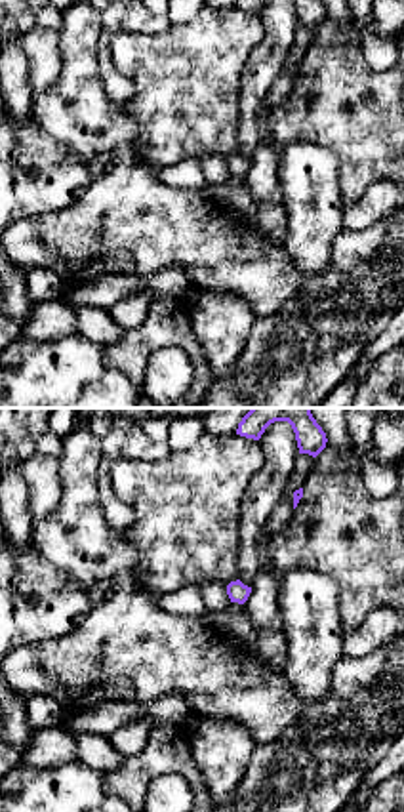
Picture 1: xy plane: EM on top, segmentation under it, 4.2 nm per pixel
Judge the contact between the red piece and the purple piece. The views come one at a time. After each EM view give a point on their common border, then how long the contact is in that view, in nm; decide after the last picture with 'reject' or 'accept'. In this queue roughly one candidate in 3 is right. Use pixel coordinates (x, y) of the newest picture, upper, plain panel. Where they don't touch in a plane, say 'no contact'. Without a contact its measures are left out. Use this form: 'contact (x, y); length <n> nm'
no contact

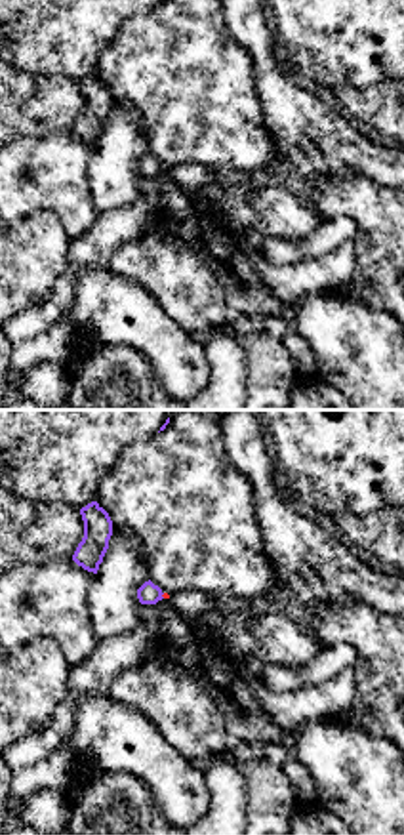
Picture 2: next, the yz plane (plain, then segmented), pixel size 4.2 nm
contact (164, 166); length 30 nm

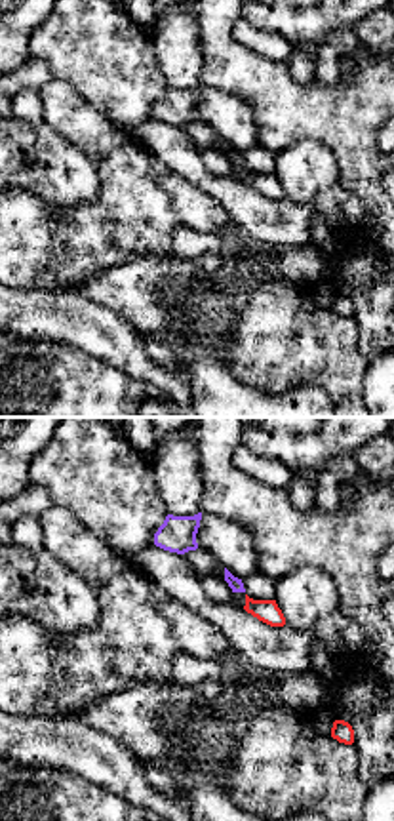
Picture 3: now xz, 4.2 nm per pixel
no contact

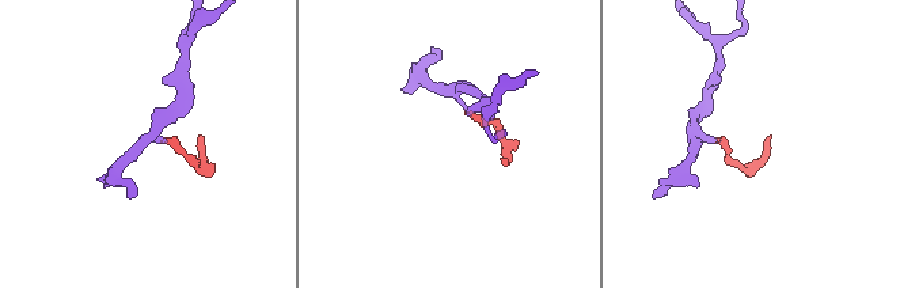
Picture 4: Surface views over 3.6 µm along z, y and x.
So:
accept

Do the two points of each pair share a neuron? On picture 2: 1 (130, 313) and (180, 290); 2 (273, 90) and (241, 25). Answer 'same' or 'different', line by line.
1: different
2: same

